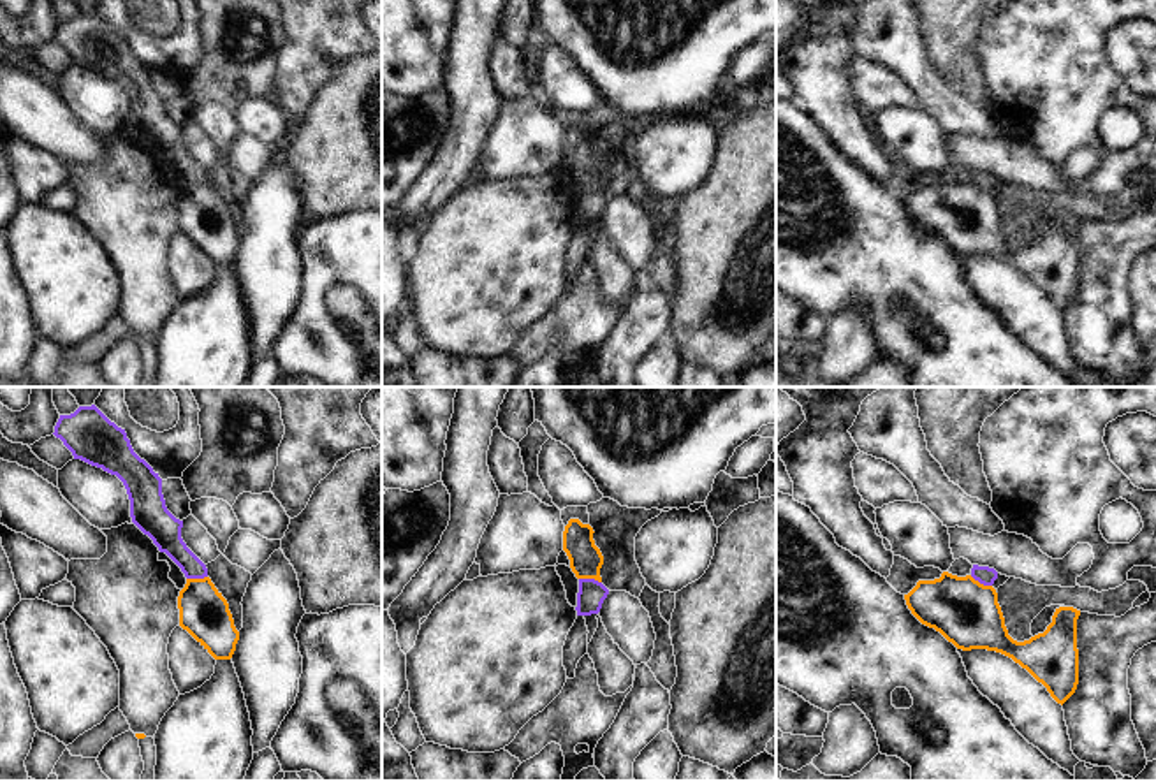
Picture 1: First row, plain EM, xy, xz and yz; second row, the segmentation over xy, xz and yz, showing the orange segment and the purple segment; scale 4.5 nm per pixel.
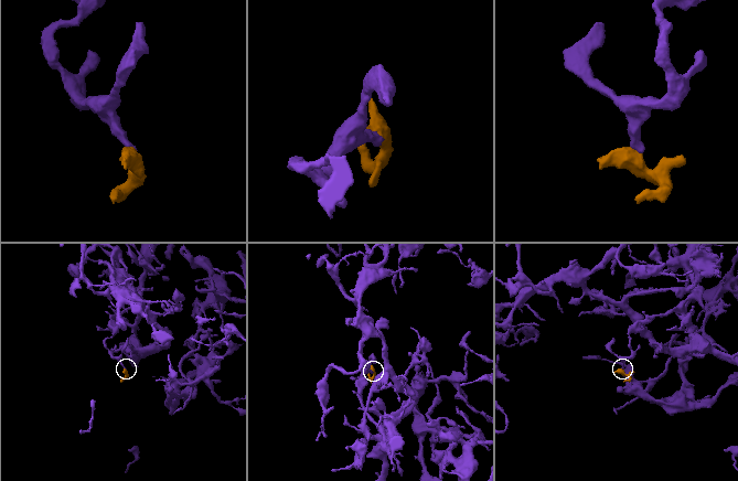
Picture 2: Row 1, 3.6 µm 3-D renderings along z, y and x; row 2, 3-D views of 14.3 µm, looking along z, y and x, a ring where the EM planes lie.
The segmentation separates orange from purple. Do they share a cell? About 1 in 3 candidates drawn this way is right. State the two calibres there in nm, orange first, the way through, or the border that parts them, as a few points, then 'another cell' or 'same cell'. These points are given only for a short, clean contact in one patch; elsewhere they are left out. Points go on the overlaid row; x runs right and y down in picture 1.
calibres 150 and 130 nm; border xz (579, 577), (593, 577), (600, 583); another cell

